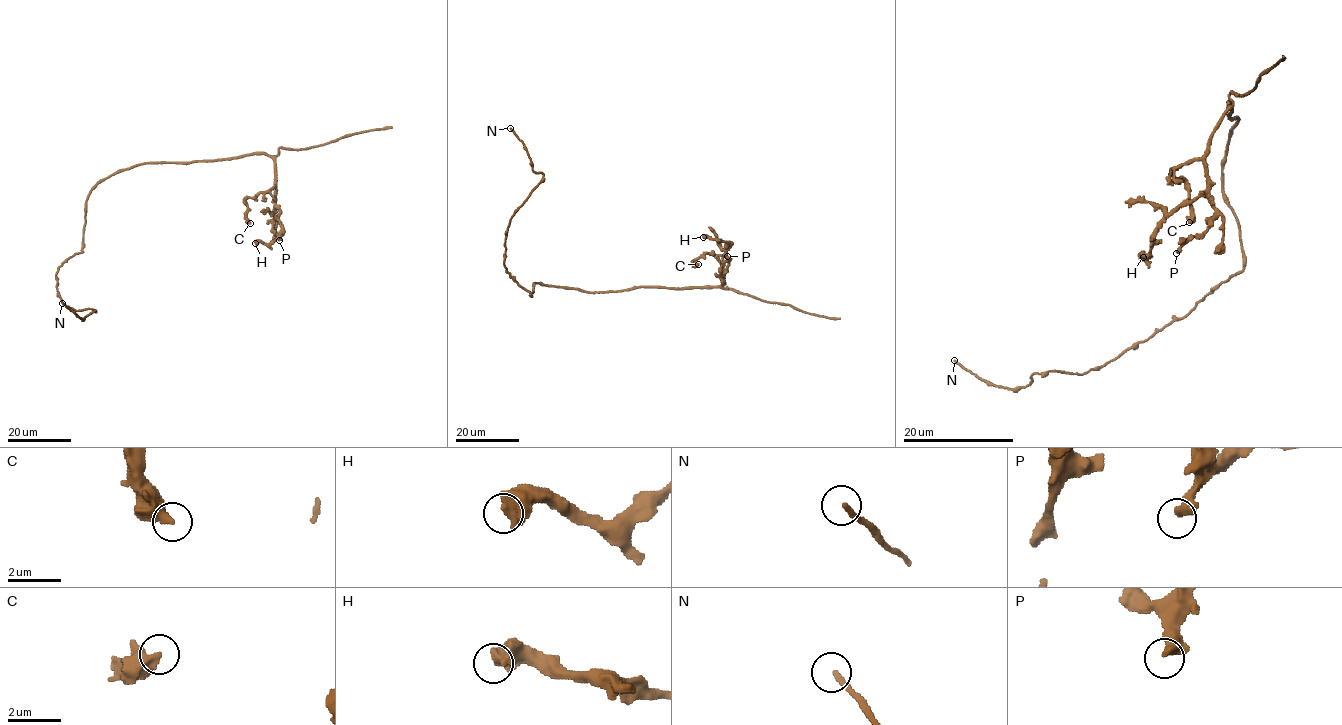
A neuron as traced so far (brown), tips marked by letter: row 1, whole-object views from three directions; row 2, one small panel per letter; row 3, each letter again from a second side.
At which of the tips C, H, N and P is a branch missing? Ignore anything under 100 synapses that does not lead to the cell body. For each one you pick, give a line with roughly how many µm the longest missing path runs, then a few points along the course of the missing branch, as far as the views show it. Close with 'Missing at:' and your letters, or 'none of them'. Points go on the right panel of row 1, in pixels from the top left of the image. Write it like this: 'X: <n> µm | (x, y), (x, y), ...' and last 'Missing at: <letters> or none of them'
Missing at: none of them

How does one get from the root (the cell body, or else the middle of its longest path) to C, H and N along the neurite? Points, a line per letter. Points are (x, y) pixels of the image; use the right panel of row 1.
C: (1227, 145), (1237, 123), (1237, 118), (1229, 116), (1229, 102), (1208, 151), (1171, 170), (1186, 185), (1189, 222)
H: (1227, 145), (1237, 123), (1229, 102), (1208, 145), (1207, 188), (1165, 218), (1143, 257)
N: (1227, 145), (1223, 199), (1243, 269), (1186, 315), (1102, 366), (1034, 373), (1025, 387), (990, 384), (954, 360)

